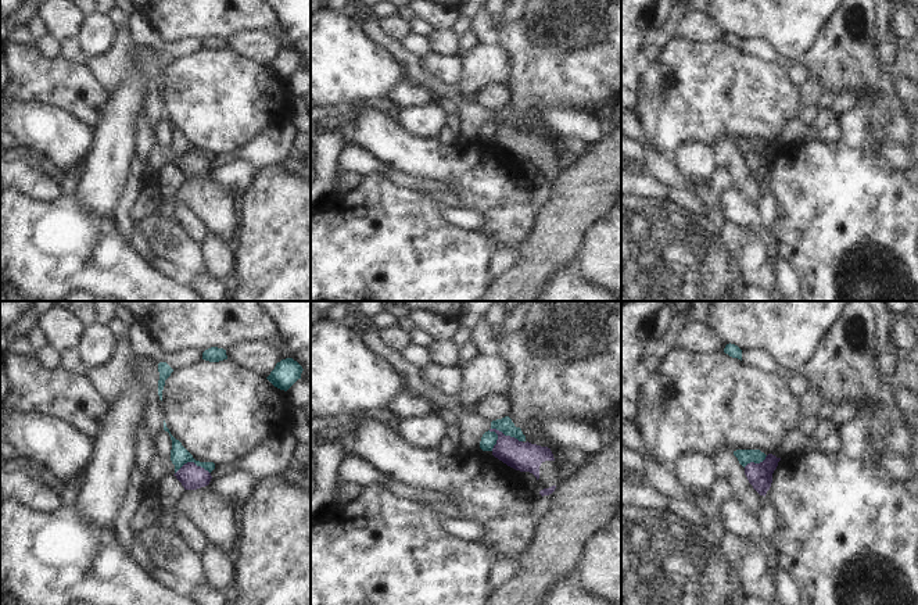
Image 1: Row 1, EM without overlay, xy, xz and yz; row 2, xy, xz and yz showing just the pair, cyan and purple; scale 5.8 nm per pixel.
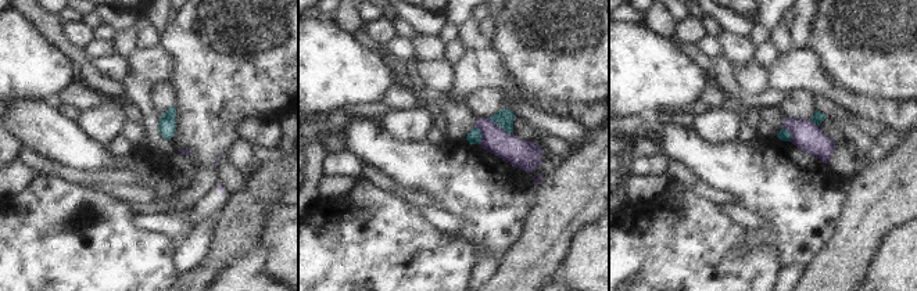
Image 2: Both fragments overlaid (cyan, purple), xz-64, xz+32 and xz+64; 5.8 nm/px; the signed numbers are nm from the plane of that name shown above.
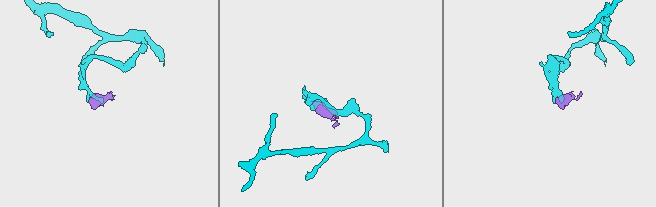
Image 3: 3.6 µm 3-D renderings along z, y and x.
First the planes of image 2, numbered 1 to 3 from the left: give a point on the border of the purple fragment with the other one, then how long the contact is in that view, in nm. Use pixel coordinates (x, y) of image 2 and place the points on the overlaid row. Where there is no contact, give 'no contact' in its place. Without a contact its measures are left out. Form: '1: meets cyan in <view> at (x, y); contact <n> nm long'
1: no contact
2: meets cyan in xz+32 at (501, 126); contact 170 nm long
3: meets cyan in xz+64 at (790, 133); contact 90 nm long

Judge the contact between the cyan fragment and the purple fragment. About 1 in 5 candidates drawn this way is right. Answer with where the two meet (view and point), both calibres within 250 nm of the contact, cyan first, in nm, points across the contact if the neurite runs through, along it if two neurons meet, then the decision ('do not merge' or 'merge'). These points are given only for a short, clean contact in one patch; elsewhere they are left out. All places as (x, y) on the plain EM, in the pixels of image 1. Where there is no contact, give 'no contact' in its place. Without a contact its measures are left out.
xz (505, 124) | 90/170 nm | along xz (488, 120), (498, 118), (522, 131) | do not merge

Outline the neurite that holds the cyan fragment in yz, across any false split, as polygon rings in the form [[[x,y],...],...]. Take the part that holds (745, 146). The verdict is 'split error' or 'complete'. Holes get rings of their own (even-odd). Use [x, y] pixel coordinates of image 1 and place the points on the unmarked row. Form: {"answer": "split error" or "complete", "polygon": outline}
{"answer": "complete", "polygon": [[[736,139],[734,144],[738,147],[739,153],[745,157],[747,153],[760,153],[765,148],[765,143],[760,139]]]}

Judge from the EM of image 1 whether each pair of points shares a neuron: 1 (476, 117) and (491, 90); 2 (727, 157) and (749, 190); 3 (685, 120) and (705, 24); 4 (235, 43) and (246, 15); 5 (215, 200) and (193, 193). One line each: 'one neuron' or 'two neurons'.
1: two neurons
2: one neuron
3: two neurons
4: two neurons
5: one neuron

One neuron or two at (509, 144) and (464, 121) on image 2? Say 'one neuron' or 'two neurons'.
one neuron

